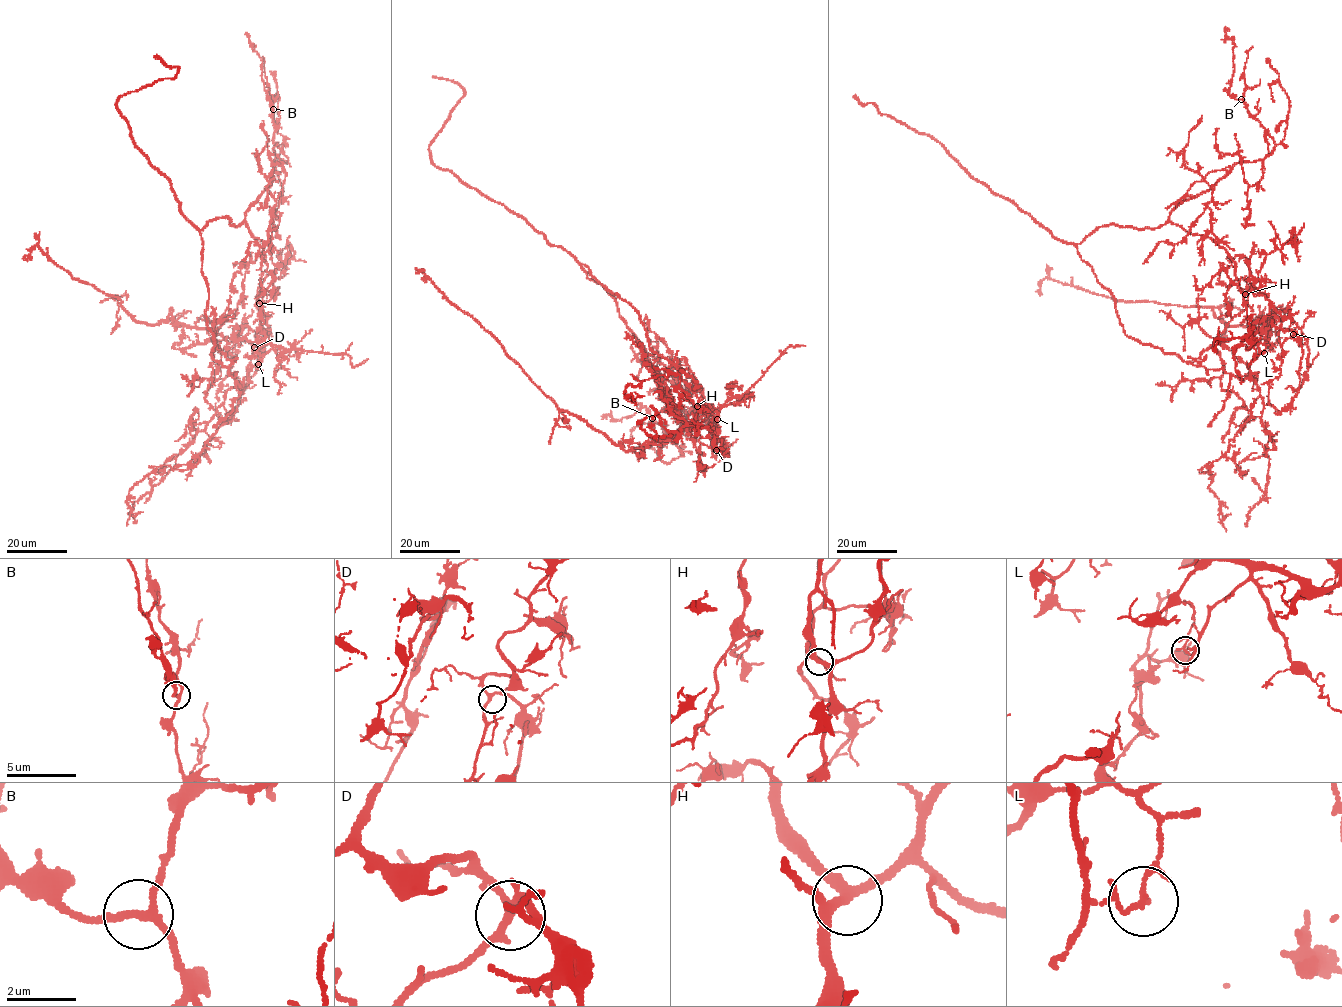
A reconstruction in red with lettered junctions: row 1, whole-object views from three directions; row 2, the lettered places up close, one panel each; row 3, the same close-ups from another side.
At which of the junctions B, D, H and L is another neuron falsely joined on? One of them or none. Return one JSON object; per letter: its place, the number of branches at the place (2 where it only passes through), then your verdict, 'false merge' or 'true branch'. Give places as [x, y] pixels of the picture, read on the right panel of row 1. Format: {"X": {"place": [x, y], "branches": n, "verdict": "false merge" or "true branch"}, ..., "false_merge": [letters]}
{"B": {"place": [1241, 99], "branches": 3, "verdict": "true branch"}, "D": {"place": [1293, 334], "branches": 3, "verdict": "true branch"}, "H": {"place": [1245, 294], "branches": 3, "verdict": "true branch"}, "L": {"place": [1264, 353], "branches": 3, "verdict": "false merge"}, "false_merge": ["L"]}

